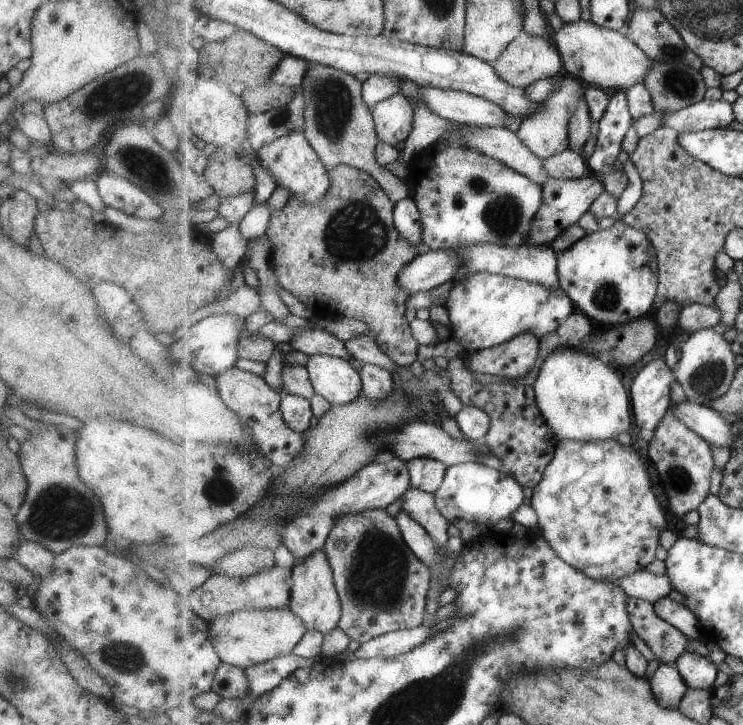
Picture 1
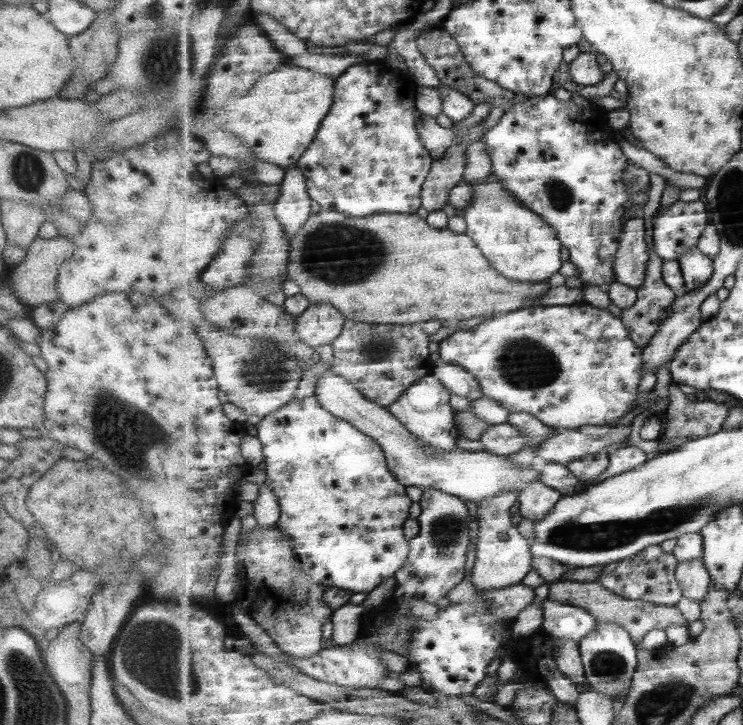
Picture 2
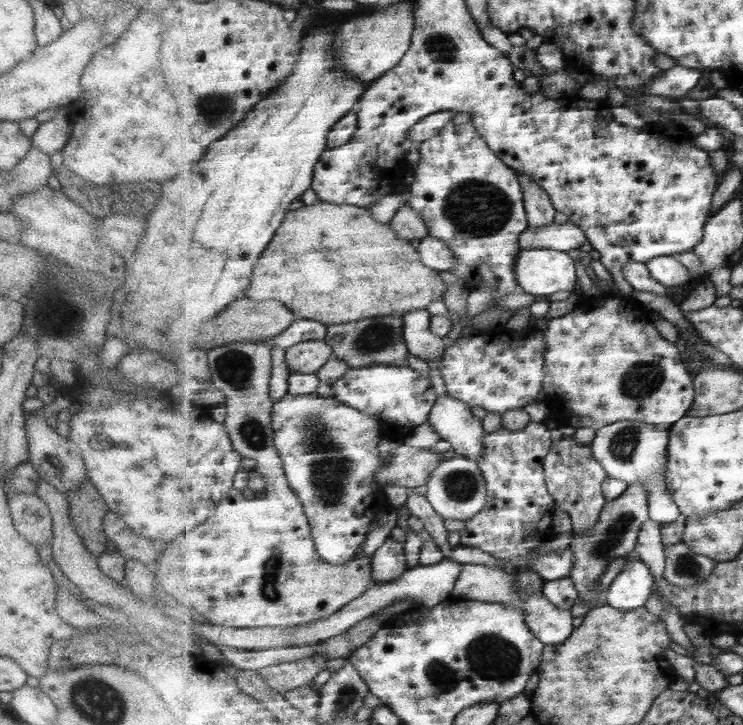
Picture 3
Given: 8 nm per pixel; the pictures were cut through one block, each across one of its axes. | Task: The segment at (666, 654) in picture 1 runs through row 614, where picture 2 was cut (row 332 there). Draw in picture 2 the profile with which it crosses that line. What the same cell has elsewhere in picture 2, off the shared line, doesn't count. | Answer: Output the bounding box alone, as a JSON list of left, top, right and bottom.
[620,245,677,348]

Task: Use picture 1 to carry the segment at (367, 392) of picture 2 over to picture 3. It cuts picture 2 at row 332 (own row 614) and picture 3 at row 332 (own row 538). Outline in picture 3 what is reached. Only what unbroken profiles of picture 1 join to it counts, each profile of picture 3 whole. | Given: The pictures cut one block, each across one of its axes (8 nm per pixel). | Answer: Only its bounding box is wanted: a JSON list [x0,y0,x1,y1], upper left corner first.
[325,316,410,369]

